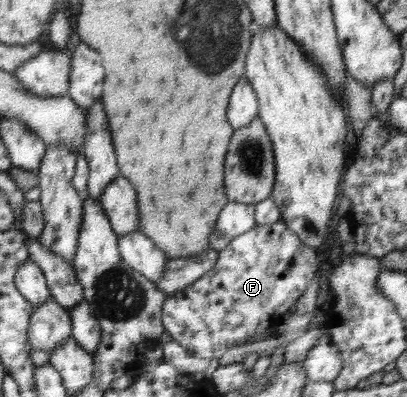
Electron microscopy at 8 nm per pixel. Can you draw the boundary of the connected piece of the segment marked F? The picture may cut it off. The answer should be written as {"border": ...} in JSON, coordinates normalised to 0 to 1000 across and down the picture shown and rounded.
{"border":[[[693,557],[631,567],[587,597],[575,597],[553,627],[533,632],[531,665],[514,690],[405,748],[396,814],[423,854],[464,887],[489,902],[538,902],[555,882],[631,841],[641,849],[666,839],[668,824],[727,766],[781,685],[786,662],[779,635],[737,610]]]}

